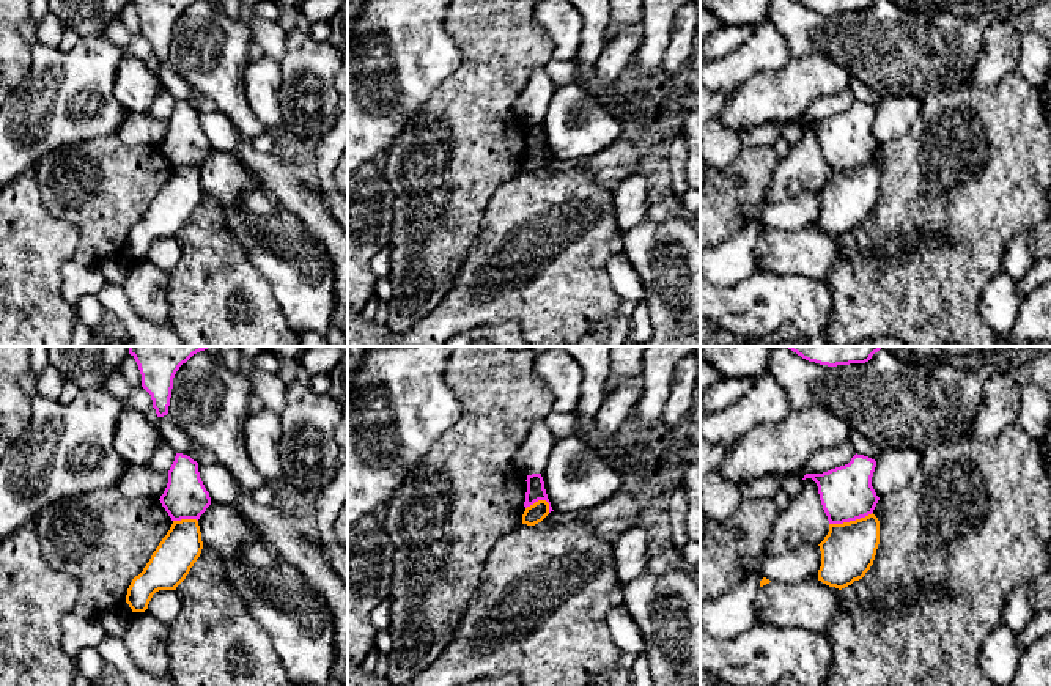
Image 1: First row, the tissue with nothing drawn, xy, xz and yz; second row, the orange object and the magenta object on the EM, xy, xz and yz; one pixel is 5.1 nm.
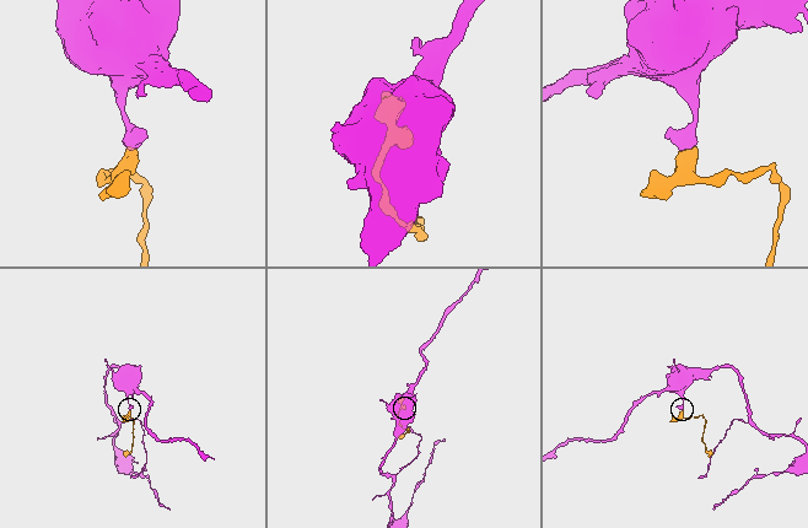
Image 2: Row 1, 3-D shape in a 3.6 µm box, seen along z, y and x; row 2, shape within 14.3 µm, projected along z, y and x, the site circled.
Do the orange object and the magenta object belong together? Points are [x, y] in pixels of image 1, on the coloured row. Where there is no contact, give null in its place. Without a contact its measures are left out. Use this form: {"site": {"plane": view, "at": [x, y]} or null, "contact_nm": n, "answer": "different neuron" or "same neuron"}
{"site": {"plane": "yz", "at": [850, 521]}, "contact_nm": 240, "answer": "different neuron"}

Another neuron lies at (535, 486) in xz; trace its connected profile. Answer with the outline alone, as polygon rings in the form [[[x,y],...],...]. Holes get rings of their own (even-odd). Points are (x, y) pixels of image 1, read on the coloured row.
[[[541,474],[527,475],[527,480],[526,481],[527,481],[527,492],[526,492],[524,507],[527,508],[527,507],[533,505],[538,500],[546,500],[549,503],[549,513],[554,511],[552,507],[551,507],[551,502],[548,499],[548,494],[546,494],[546,489],[544,489],[544,481],[543,481]]]

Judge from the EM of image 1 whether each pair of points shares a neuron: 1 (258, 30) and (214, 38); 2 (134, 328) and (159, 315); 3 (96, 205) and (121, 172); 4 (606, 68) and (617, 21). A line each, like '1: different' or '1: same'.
1: different
2: different
3: same
4: different

